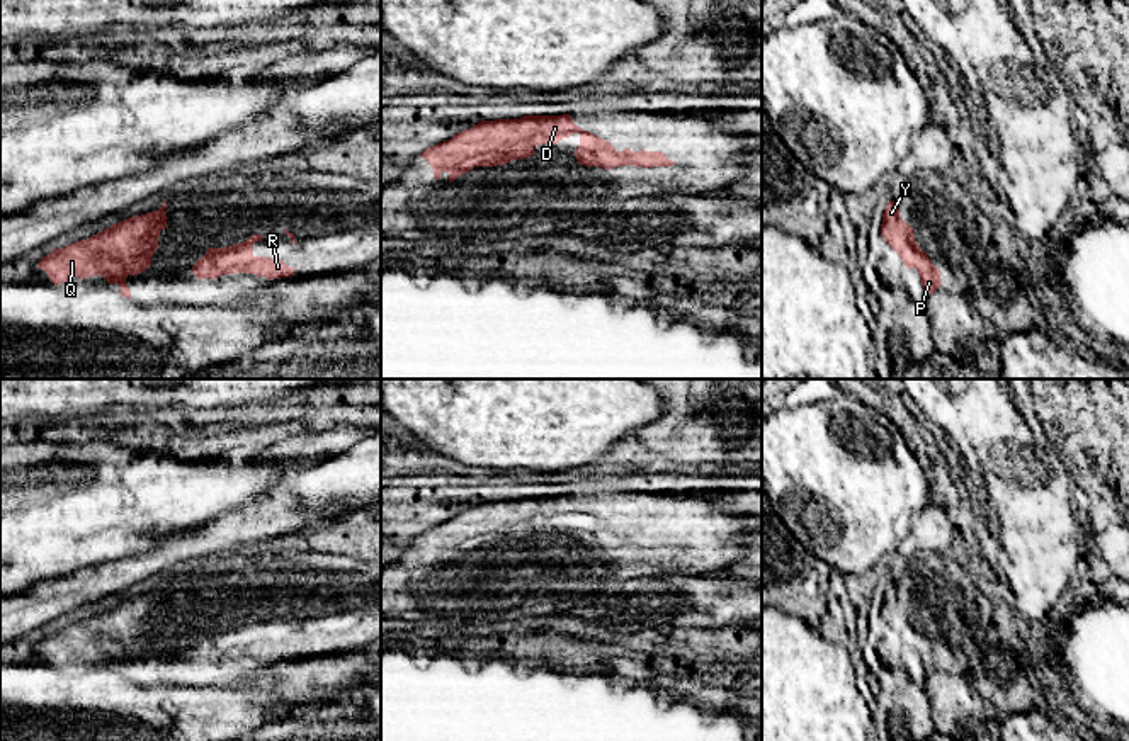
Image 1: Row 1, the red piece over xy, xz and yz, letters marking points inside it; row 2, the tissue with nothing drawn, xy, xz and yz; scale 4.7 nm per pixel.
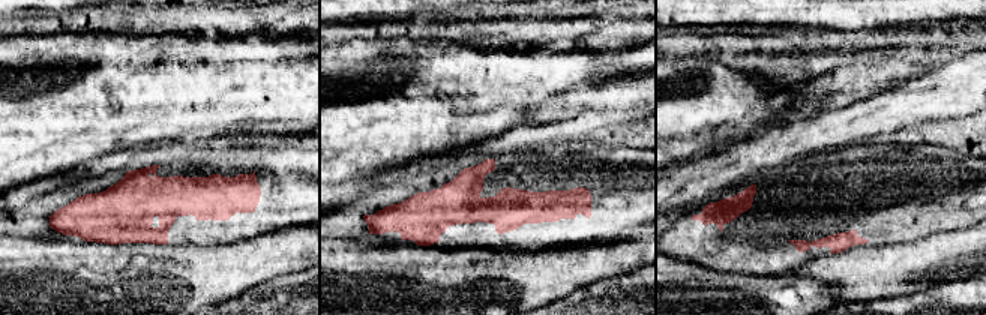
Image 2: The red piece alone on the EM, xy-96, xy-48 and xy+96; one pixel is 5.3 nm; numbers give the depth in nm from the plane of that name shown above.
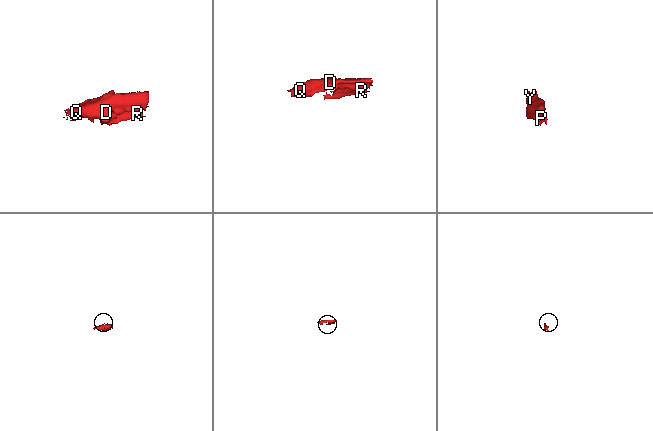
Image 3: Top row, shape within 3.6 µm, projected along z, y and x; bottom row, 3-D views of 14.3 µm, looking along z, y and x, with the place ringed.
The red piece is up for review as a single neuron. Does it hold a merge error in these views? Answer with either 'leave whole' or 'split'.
leave whole

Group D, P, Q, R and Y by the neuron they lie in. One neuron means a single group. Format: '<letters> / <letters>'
D P Q R Y

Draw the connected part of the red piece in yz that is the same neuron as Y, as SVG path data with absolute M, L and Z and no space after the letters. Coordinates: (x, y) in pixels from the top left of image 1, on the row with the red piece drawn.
M889 201L882 212L881 236L899 255L906 269L918 272L925 294L942 286L940 270L916 245L913 228L901 219L894 201Z

